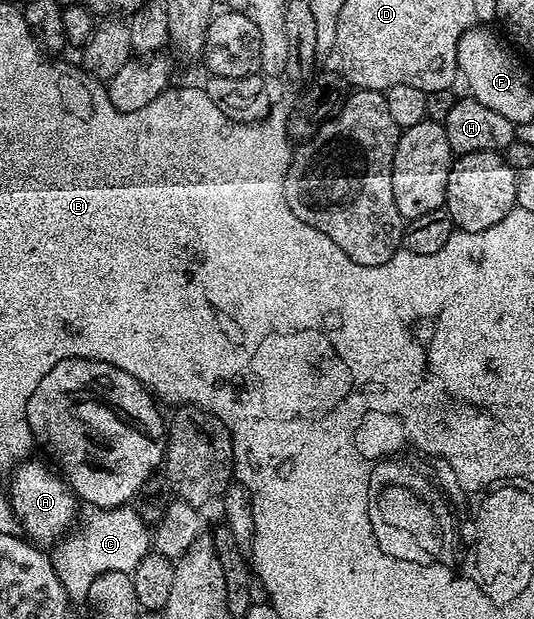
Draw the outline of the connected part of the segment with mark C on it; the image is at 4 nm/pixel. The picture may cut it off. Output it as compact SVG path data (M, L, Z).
M134 507L91 508L89 512L82 525L82 537L67 536L61 542L62 553L55 552L52 557L60 583L64 583L64 591L74 603L85 602L88 587L92 587L92 582L100 575L108 571L133 573L136 563L140 563L140 559L144 559L144 555L152 549L151 530L146 530L141 515Z

